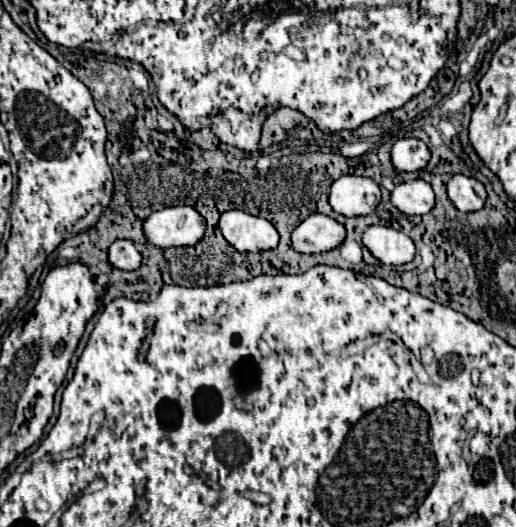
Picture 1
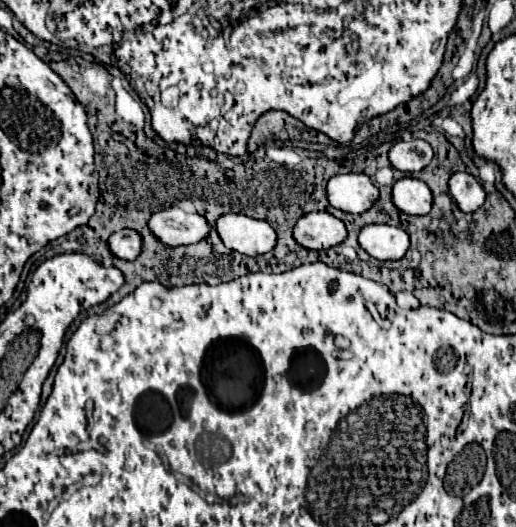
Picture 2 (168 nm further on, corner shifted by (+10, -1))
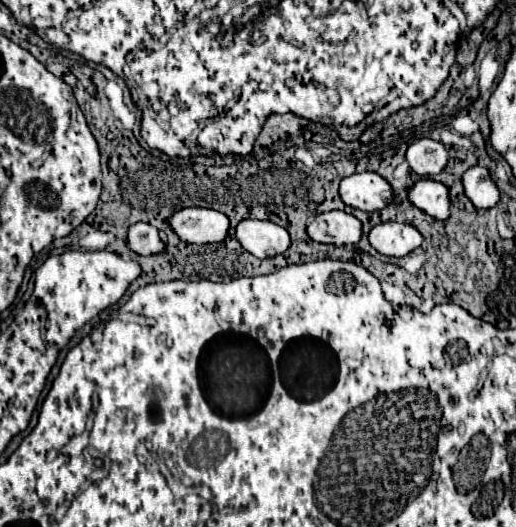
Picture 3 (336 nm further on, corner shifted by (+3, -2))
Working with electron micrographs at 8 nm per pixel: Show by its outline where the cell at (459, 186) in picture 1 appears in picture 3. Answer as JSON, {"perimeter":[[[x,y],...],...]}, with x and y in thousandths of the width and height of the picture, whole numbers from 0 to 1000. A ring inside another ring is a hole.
{"perimeter":[[[917,315],[897,330],[901,372],[924,395],[955,395],[967,383],[967,361],[952,342],[952,330],[936,315]]]}

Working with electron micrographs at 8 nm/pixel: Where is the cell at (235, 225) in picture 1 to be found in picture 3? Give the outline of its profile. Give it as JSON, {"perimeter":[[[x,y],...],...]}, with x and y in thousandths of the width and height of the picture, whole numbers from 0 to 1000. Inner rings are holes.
{"perimeter":[[[467,417],[455,433],[463,463],[498,490],[529,490],[560,471],[560,440],[521,417]]]}

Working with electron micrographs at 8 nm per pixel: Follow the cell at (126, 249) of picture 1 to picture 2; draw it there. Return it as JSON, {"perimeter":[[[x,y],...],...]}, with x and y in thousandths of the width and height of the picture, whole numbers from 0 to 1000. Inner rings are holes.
{"perimeter":[[[236,435],[213,450],[213,476],[233,488],[260,495],[275,480],[275,450],[260,435]]]}

